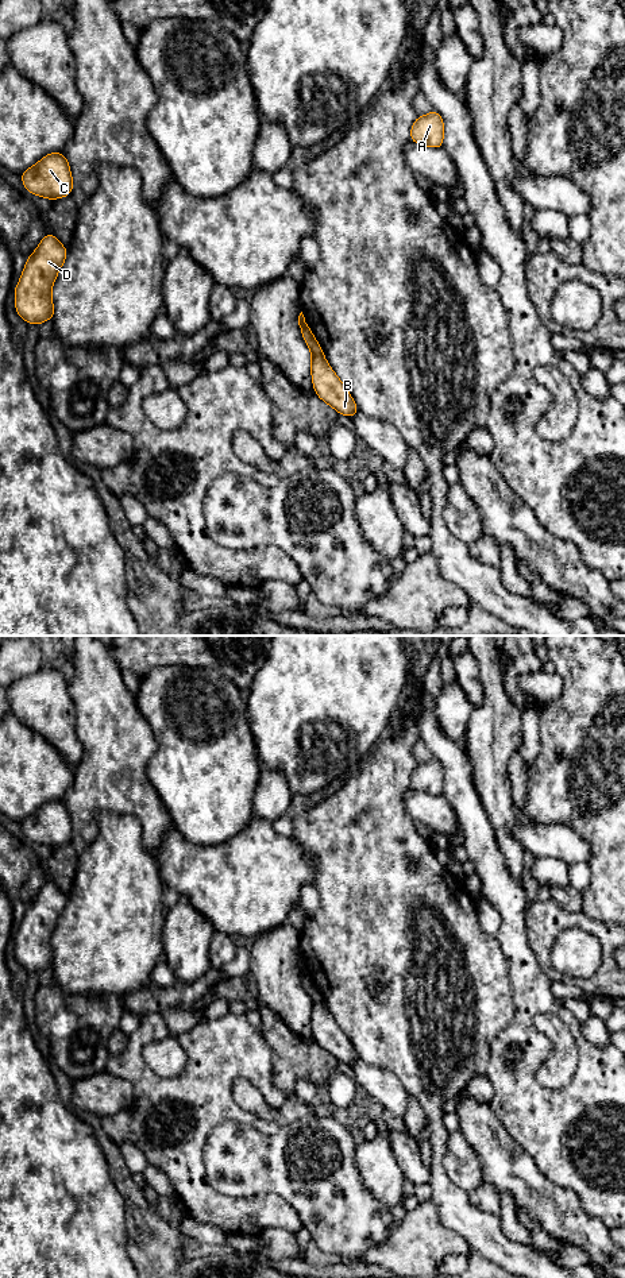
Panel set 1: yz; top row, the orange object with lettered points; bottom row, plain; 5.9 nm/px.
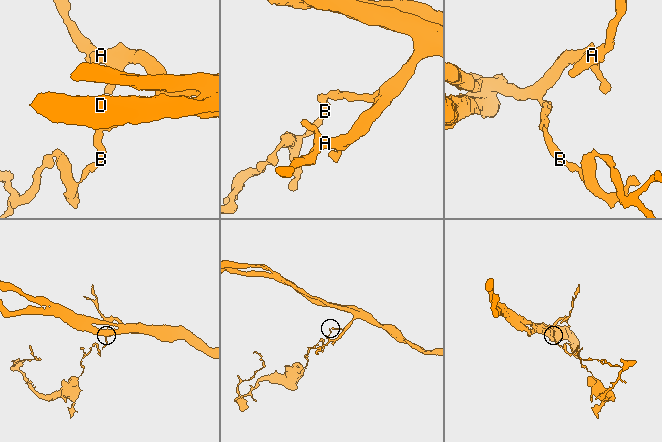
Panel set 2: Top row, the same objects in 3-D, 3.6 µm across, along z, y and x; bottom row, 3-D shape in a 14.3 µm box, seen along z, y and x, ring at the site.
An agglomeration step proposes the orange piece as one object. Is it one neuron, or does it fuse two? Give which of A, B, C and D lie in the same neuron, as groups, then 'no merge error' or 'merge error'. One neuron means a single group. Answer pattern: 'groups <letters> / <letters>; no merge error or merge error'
groups A C D / B; merge error

